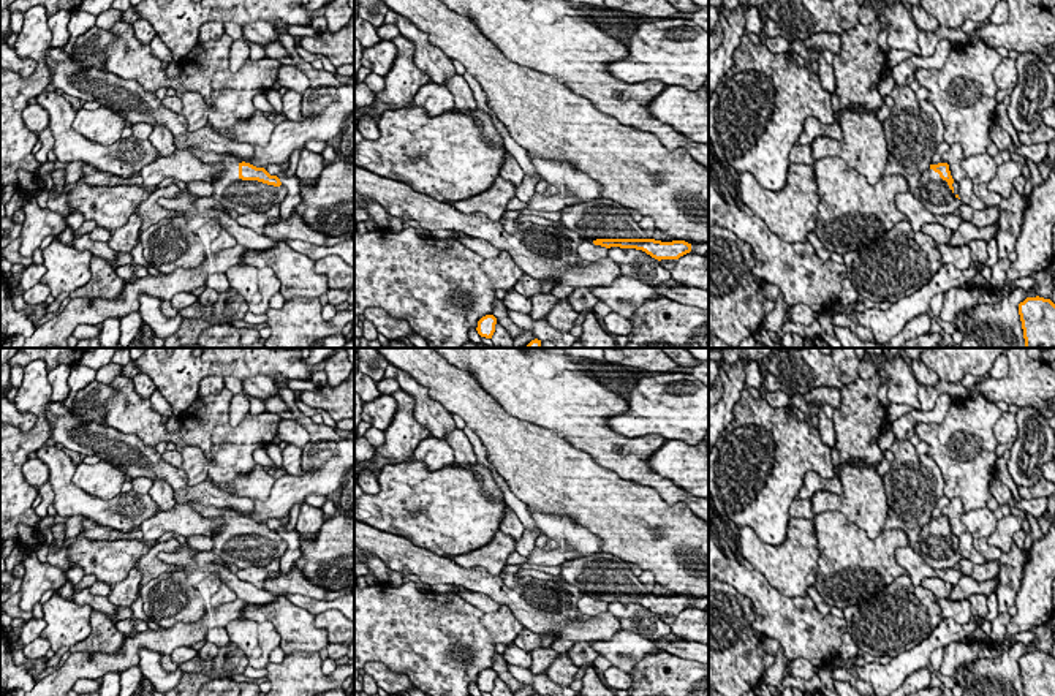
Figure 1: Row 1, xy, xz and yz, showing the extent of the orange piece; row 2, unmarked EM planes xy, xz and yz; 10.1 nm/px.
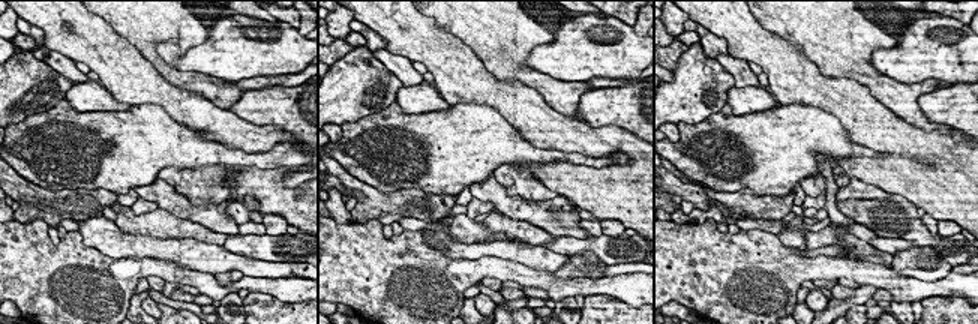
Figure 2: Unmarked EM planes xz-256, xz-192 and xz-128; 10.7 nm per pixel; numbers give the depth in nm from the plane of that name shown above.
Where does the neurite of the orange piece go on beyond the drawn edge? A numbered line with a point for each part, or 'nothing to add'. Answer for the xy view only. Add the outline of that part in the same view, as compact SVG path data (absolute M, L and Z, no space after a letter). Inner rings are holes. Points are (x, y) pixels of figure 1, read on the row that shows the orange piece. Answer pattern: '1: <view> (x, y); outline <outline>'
1: xy (244, 196); outline M187 147L190 153L198 157L207 165L220 165L223 169L215 182L214 201L226 209L236 210L239 215L250 212L264 214L272 206L278 206L286 198L286 187L274 187L258 180L242 180L239 177L239 158L231 155L220 155L215 152L202 150L201 147Z

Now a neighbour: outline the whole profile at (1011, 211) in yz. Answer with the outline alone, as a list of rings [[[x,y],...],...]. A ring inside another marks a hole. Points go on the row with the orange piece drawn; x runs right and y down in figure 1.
[[[1012,188],[1012,193],[1008,199],[1001,199],[998,206],[1000,218],[996,221],[998,258],[1008,258],[1015,250],[1025,206],[1027,201],[1019,195],[1015,188]]]

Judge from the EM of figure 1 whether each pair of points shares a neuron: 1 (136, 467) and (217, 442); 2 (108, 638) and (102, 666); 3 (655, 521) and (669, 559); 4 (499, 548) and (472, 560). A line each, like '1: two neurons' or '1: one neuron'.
1: two neurons
2: two neurons
3: one neuron
4: one neuron

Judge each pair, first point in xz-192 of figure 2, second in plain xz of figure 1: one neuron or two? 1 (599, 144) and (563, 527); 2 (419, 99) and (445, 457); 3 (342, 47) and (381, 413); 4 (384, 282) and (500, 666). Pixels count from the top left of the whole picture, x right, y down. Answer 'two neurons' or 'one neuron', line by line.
1: two neurons
2: one neuron
3: one neuron
4: two neurons

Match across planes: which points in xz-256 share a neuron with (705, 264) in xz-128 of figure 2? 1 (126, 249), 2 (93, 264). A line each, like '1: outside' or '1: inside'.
1: outside
2: inside

